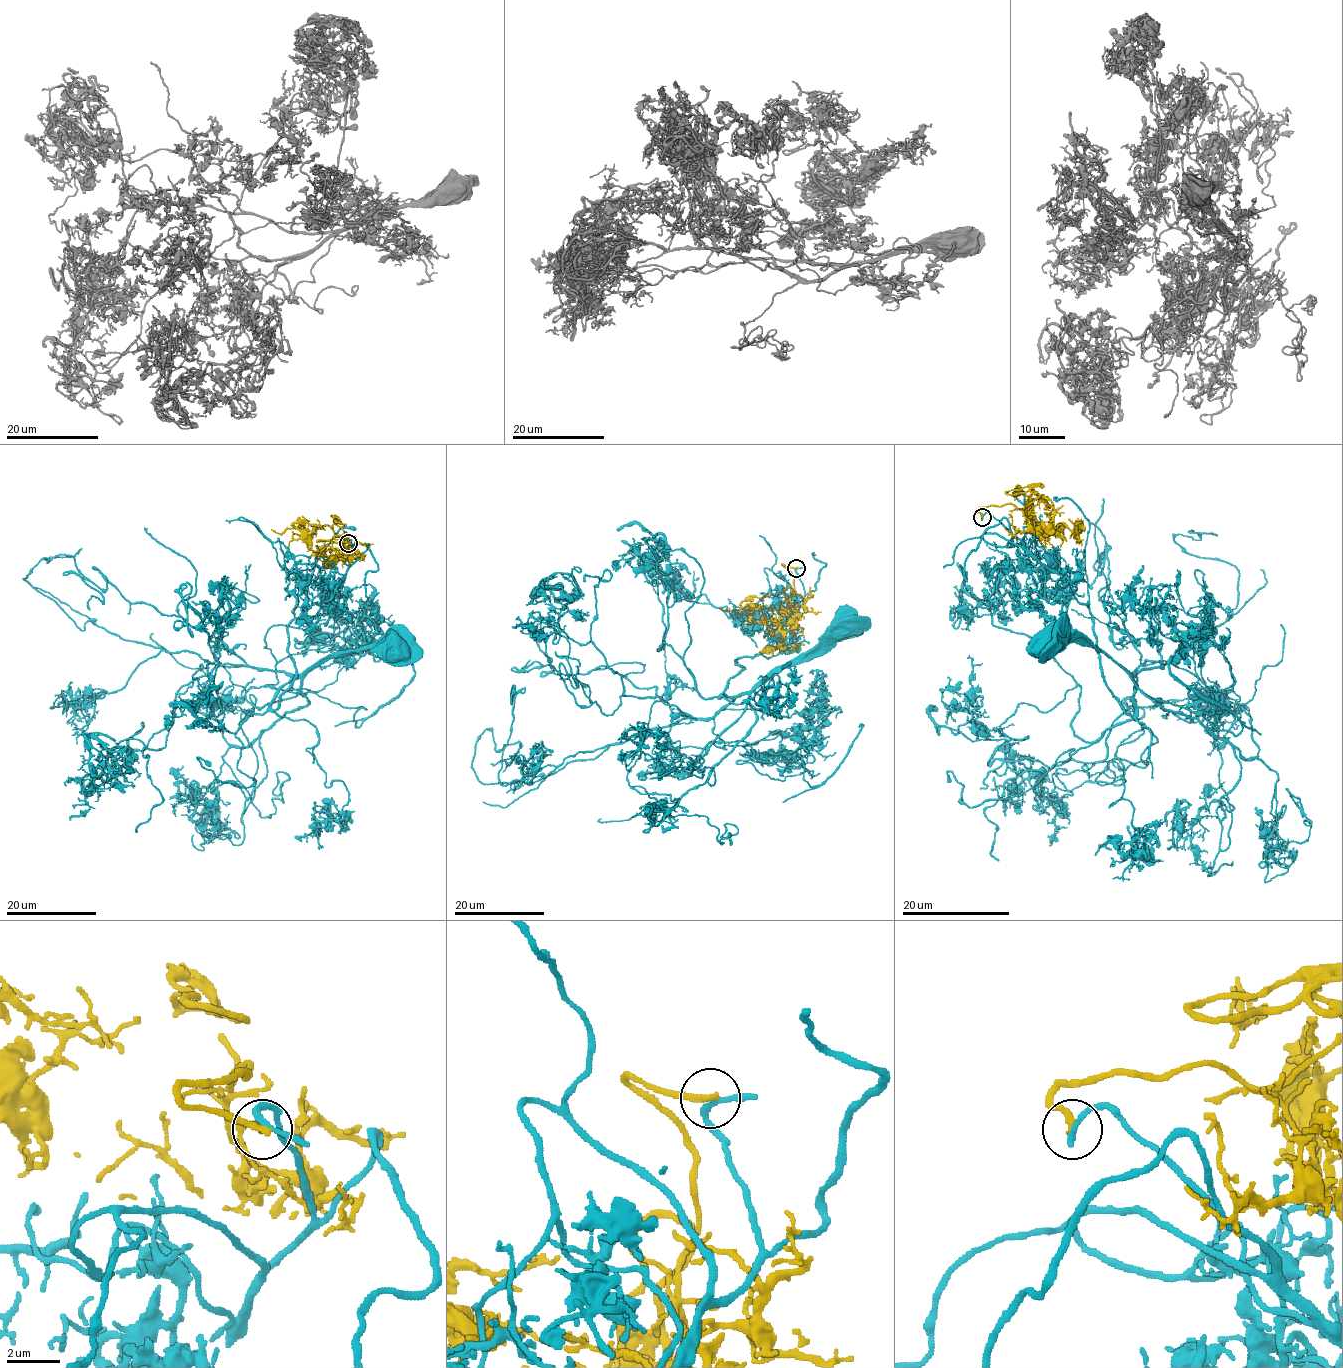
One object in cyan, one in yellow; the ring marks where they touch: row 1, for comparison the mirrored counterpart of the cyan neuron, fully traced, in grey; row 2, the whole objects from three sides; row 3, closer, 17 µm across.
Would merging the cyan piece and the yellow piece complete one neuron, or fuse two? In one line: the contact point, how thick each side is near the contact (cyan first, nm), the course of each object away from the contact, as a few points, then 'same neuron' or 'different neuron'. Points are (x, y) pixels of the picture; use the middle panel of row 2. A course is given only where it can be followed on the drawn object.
(796, 568) | 190/240 nm | cyan via (796, 568), (805, 595), (763, 648), (736, 661), (744, 669), (719, 698), (750, 692), (847, 623) | yellow via (796, 567), (782, 565), (794, 577), (791, 611), (787, 616), (751, 621), (753, 609), (741, 603), (764, 594) | same neuron

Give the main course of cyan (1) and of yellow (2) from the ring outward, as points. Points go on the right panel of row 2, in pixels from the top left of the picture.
1: (983, 516), (990, 512), (1087, 603), (1107, 689), (1130, 715), (1137, 711), (1134, 681), (1106, 653), (1047, 640)
2: (981, 516), (979, 508), (1024, 508), (1038, 494), (1046, 506), (1031, 506), (1014, 488)

